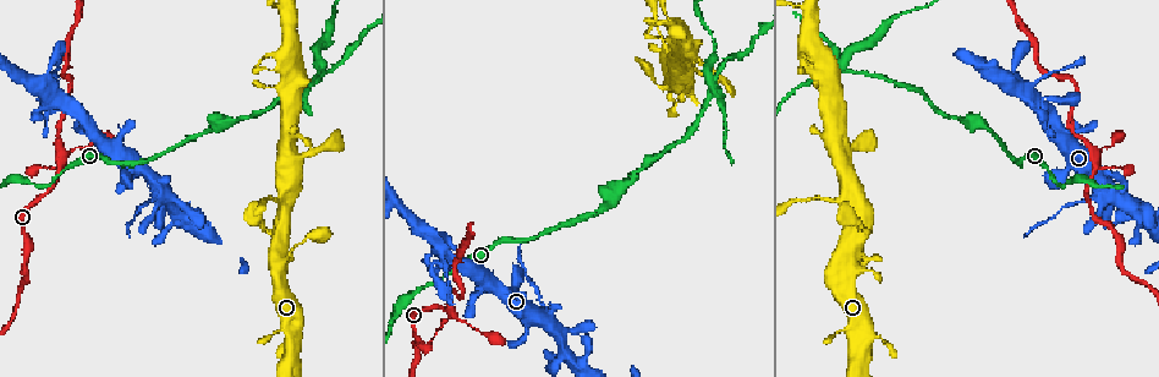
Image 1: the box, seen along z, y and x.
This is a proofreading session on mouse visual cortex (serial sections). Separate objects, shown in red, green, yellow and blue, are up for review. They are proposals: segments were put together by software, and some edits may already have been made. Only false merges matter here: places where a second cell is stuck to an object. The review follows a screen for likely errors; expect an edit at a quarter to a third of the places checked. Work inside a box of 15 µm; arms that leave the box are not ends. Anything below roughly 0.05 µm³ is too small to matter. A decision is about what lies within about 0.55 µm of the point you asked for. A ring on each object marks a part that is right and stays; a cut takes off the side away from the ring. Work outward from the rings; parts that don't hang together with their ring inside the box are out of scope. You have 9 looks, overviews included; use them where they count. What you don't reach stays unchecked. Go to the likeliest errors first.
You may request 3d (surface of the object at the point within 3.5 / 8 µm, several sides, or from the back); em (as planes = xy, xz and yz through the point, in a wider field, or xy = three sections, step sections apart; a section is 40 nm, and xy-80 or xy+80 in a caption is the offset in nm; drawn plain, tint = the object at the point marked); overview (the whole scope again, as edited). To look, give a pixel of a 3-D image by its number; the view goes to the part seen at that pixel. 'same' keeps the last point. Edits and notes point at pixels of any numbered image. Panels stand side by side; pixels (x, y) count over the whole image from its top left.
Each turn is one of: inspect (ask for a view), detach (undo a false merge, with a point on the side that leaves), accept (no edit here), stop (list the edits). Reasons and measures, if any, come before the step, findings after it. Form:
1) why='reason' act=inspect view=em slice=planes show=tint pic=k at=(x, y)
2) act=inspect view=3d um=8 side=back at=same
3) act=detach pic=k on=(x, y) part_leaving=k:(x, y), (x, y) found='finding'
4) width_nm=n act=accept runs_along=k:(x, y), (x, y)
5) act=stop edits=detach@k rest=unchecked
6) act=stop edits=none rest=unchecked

why='four-way junction' act=inspect view=3d um=3.5 pic=1 at=(334, 70)

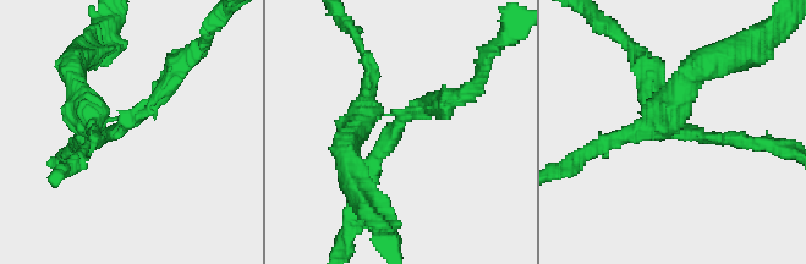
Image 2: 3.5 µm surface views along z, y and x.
arms=4 arm_widths_nm=150,200,250,350 act=inspect view=em slice=xy step=2 show=tint pic=2 at=(125, 123)

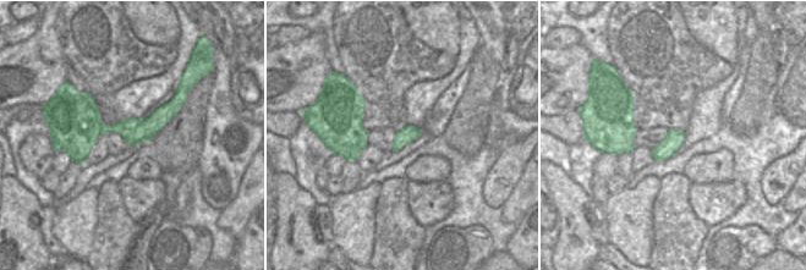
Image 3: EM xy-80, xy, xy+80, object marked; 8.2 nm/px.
act=detach pic=2 on=(665, 94) found='two cells meet here'

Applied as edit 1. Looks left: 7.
why='thick turns thin' act=inspect view=3d um=3.5 side=back pic=1 at=(61, 156)

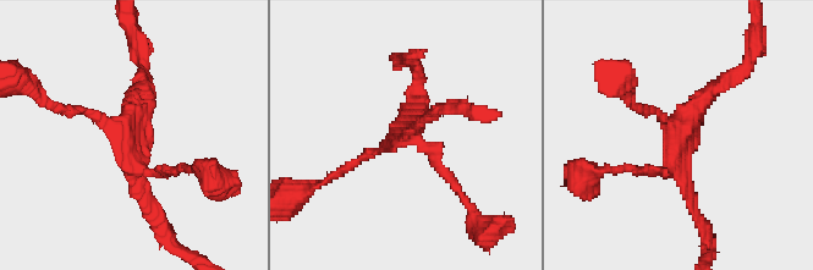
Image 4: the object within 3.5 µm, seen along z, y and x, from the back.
why='need the tissue' act=inspect view=em slice=xy step=2 show=plain pic=4 at=(398, 138)

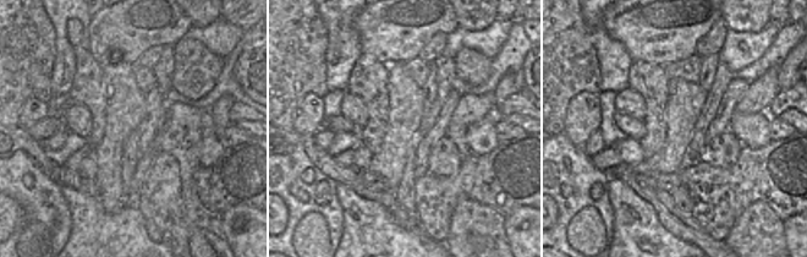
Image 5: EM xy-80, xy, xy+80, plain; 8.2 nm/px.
act=inspect view=em slice=xy step=2 show=tint at=same

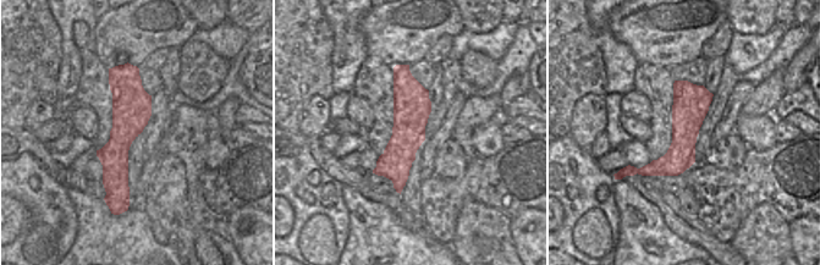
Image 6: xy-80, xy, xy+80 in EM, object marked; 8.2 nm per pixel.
arms=4 arm_widths_nm=150,150,150,250 act=accept runs_along=4:(696, 210), (676, 139), (726, 80) found='all the same cell'

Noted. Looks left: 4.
act=inspect view=3d um=3.5 pic=1 at=(846, 192)

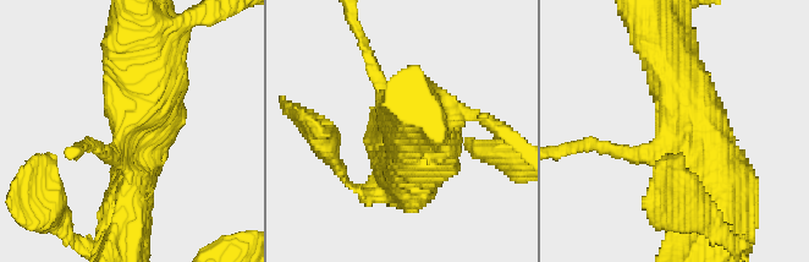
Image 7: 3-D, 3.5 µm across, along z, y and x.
act=inspect view=em slice=xy step=1 show=tint pic=7 at=(674, 134)

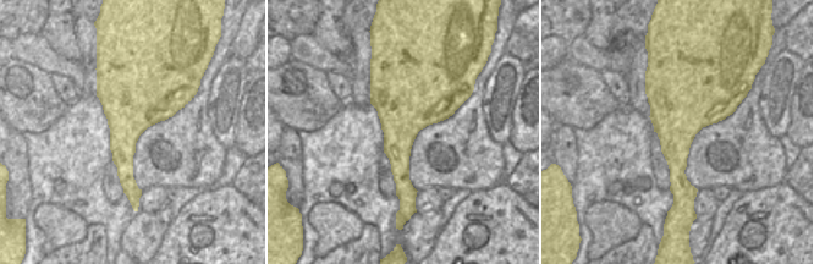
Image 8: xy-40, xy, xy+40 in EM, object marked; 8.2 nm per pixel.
act=accept runs_along=7:(716, 189), (706, 129), (660, 38) found='one cell here'

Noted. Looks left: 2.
why='sudden change in width' act=inspect view=3d um=3.5 side=back pic=1 at=(1099, 202)

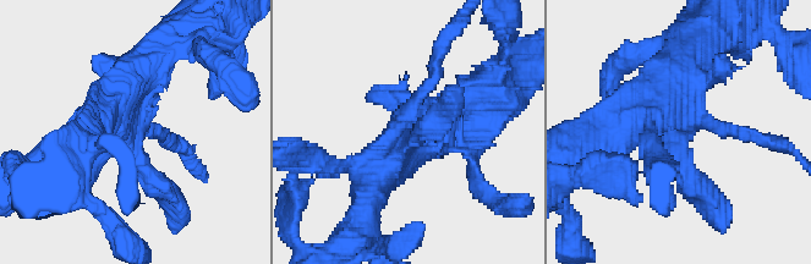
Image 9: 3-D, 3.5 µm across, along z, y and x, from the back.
why='shape alone is not enough' act=inspect view=em slice=xy step=2 show=tint pic=9 at=(677, 133)

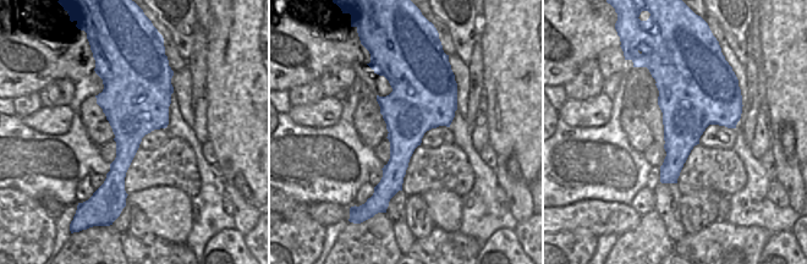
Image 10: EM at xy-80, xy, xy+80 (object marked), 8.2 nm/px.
act=detach pic=9 on=(439, 56) part_leaving=9:(418, 98), (453, 32) found='two cells meet here'

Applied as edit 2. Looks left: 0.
act=stop edits=detach@2,detach@9 rest=unchecked

